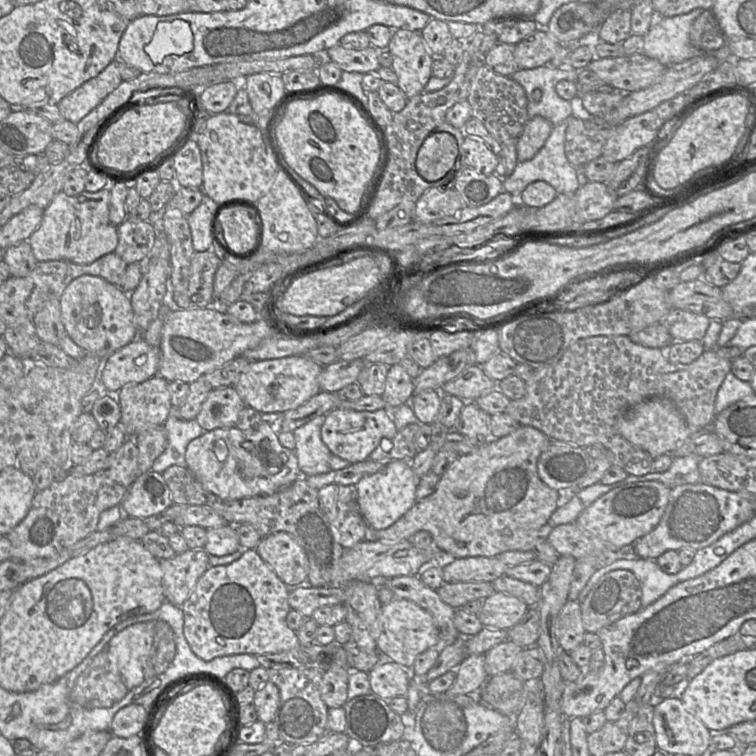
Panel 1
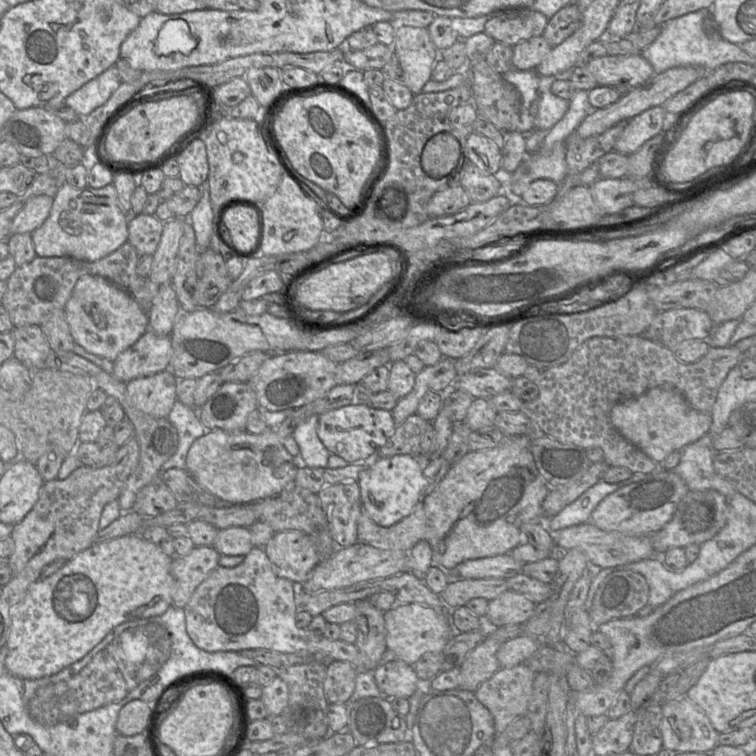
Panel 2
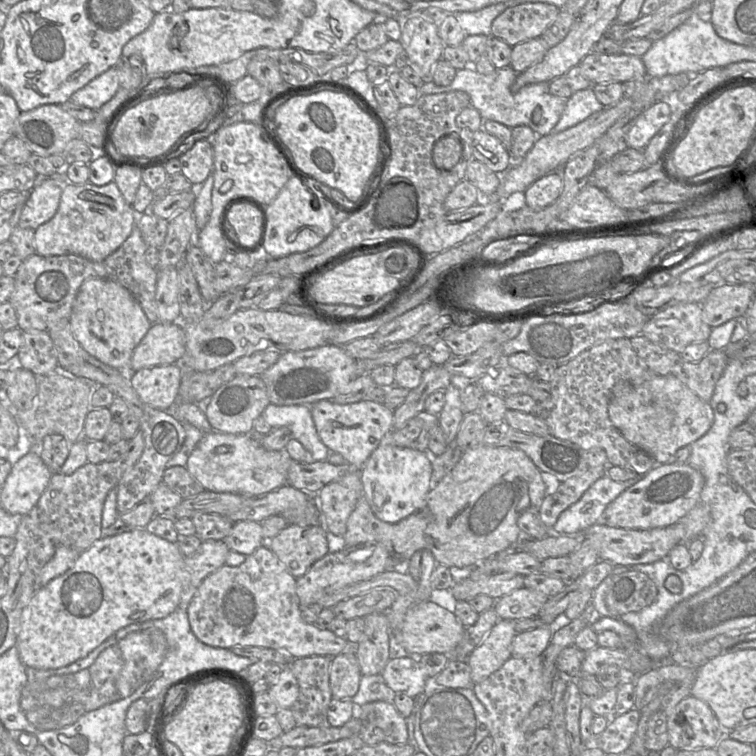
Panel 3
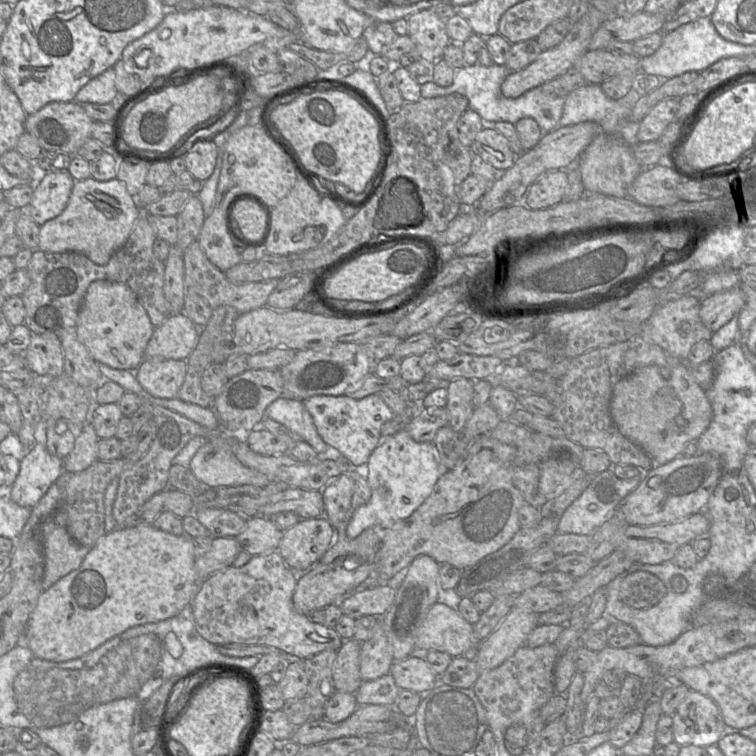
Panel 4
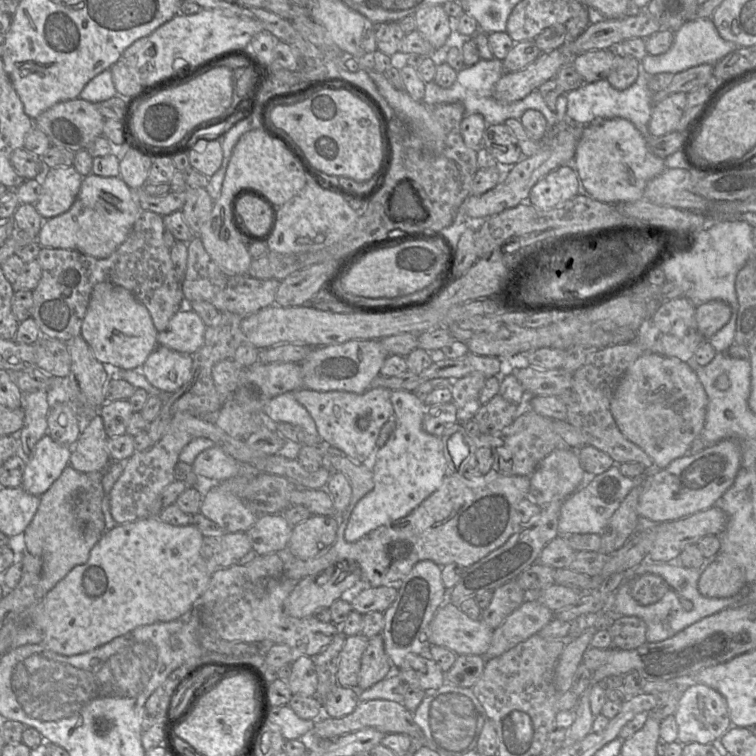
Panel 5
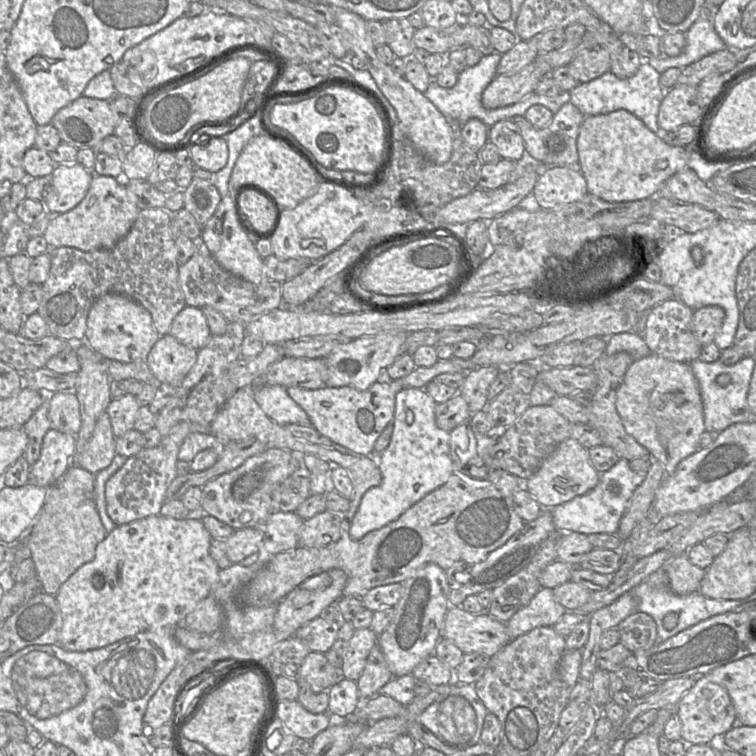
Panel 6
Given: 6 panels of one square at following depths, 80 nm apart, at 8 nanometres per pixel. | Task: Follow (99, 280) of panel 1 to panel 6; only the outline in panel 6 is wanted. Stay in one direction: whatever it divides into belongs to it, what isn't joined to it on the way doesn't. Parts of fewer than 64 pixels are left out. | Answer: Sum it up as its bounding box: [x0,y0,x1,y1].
[83,293,160,363]

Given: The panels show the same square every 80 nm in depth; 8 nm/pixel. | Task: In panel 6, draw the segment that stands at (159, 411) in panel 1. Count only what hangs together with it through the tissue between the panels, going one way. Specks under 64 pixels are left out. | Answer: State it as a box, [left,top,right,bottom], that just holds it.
[146,334,197,387]

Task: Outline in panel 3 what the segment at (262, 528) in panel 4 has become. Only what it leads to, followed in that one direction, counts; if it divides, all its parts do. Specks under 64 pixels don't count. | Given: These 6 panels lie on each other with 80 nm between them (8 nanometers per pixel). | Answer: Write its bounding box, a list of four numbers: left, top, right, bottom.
[223,521,266,556]

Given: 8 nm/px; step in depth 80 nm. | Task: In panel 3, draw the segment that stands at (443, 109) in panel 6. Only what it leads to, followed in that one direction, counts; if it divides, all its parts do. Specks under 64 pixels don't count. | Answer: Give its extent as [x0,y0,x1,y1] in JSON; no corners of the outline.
[419,65,568,136]

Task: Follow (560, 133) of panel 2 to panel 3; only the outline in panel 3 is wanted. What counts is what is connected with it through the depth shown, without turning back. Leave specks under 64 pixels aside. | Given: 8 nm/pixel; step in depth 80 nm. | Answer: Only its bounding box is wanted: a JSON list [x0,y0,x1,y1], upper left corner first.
[551,87,603,133]

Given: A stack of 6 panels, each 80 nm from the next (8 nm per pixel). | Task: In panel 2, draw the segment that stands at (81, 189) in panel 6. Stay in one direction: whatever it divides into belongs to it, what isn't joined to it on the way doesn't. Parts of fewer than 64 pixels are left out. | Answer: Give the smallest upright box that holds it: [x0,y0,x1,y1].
[10,195,53,235]

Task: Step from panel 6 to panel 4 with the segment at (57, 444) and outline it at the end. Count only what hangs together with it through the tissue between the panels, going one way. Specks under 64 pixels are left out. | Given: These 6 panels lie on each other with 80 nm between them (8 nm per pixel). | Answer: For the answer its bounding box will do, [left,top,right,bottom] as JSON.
[1,443,63,508]

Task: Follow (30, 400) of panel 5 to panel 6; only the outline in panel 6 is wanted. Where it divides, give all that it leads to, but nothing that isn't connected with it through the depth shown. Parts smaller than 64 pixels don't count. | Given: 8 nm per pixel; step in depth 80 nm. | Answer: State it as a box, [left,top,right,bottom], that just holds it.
[22,401,51,466]

